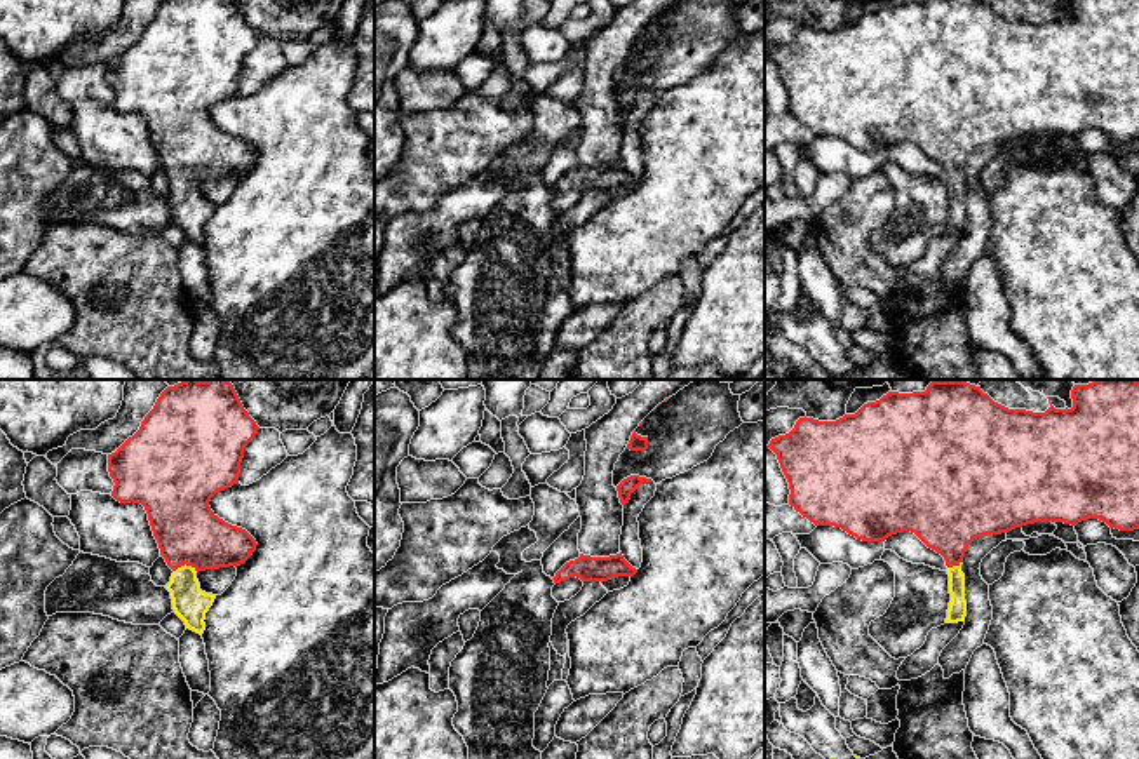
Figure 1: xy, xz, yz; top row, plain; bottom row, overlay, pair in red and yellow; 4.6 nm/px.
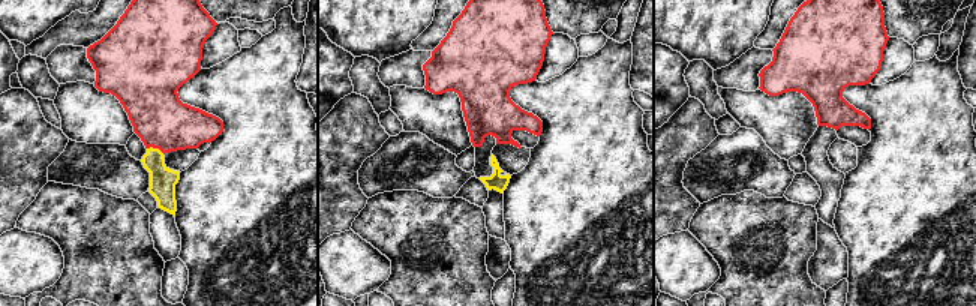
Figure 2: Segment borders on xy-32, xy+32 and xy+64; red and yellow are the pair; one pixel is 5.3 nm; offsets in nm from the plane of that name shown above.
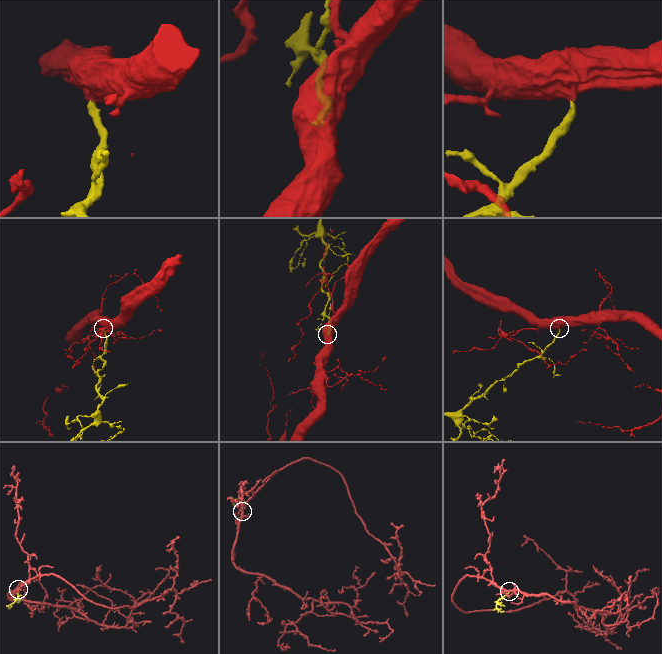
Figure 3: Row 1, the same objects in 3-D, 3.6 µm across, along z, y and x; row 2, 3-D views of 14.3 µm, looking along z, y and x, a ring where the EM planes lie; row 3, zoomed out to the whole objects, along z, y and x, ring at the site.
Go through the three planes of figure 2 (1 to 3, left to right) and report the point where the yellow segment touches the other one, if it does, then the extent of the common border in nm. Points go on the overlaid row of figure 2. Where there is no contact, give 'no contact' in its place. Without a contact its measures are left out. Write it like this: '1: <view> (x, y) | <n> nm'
1: xy-32 (156, 147) | 100 nm
2: no contact
3: no contact

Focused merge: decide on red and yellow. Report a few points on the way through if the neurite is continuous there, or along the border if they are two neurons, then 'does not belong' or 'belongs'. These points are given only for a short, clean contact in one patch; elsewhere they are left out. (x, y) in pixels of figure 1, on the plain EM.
runs through xy (187, 141), (187, 174), (188, 211); belongs

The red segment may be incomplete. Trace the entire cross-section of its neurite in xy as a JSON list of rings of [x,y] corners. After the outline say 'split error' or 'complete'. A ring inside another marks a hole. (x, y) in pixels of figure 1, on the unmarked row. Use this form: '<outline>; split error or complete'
[[[164,0],[139,40],[108,64],[108,82],[115,92],[111,106],[145,117],[160,165],[174,181],[165,197],[172,219],[186,238],[200,245],[216,205],[200,200],[197,183],[237,178],[258,155],[246,139],[225,132],[209,117],[216,103],[239,92],[244,59],[258,40],[235,0]]]; split error

